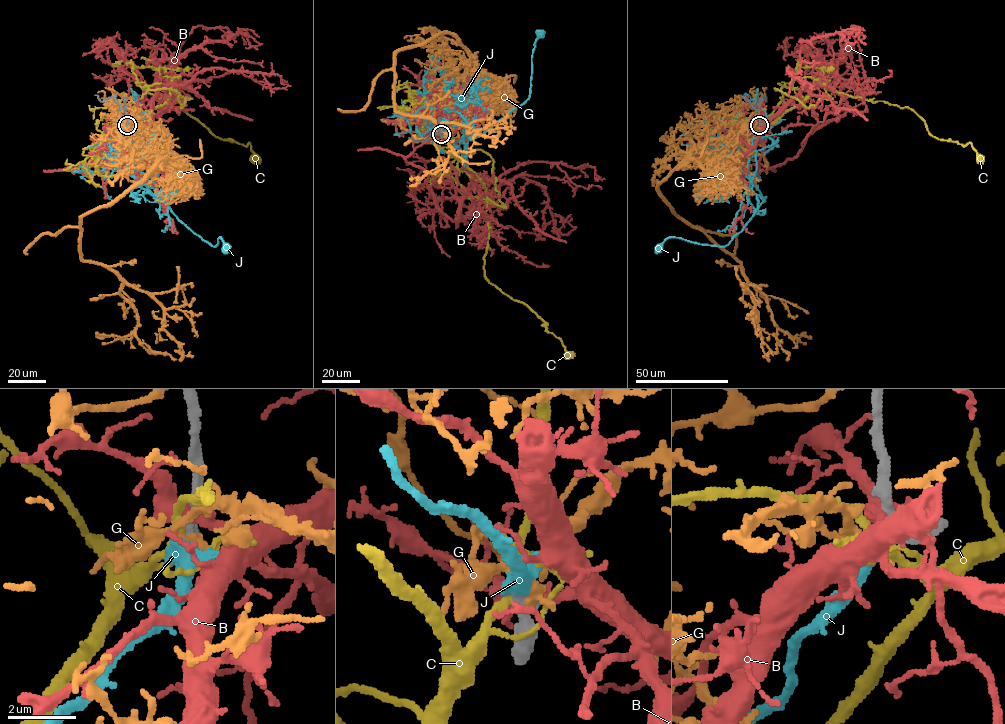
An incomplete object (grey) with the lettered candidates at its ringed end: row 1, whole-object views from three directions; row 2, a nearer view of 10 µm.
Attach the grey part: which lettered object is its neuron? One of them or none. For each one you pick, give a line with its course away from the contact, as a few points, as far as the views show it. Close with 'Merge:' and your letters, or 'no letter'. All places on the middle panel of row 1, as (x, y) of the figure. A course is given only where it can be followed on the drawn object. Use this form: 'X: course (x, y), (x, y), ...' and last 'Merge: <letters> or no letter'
J: course (441, 133), (421, 106), (425, 102), (455, 110), (472, 130), (470, 140), (529, 97), (532, 57), (541, 32)
Merge: J

